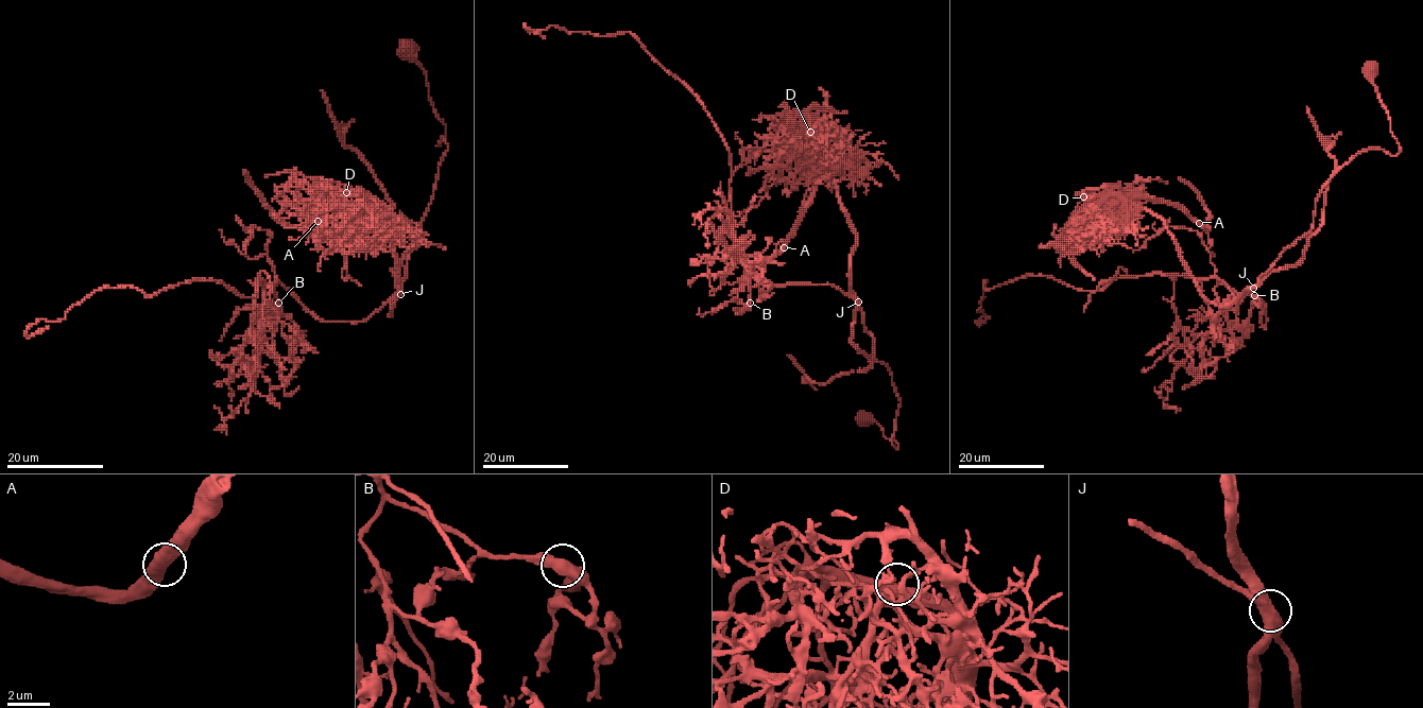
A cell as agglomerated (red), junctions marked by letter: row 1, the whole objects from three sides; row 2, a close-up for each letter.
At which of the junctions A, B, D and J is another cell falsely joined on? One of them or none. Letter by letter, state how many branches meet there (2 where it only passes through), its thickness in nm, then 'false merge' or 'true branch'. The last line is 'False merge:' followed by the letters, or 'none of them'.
A: 2 branches meet; 550 nm thick; true branch
B: 2 branches meet; 550 nm thick; true branch
D: 2 branches meet; 550 nm thick; true branch
J: 2 branches meet; 550 nm thick; false merge
False merge: J

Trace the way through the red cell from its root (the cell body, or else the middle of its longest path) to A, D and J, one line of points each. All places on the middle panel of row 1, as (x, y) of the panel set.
A: (863, 417), (897, 448), (899, 397), (874, 358), (851, 287), (856, 234), (824, 170), (784, 247)
D: (863, 417), (897, 448), (899, 397), (851, 287), (856, 234), (823, 141), (810, 132)
J: (863, 417), (897, 448), (892, 435), (899, 397), (888, 366), (874, 358), (858, 303)

